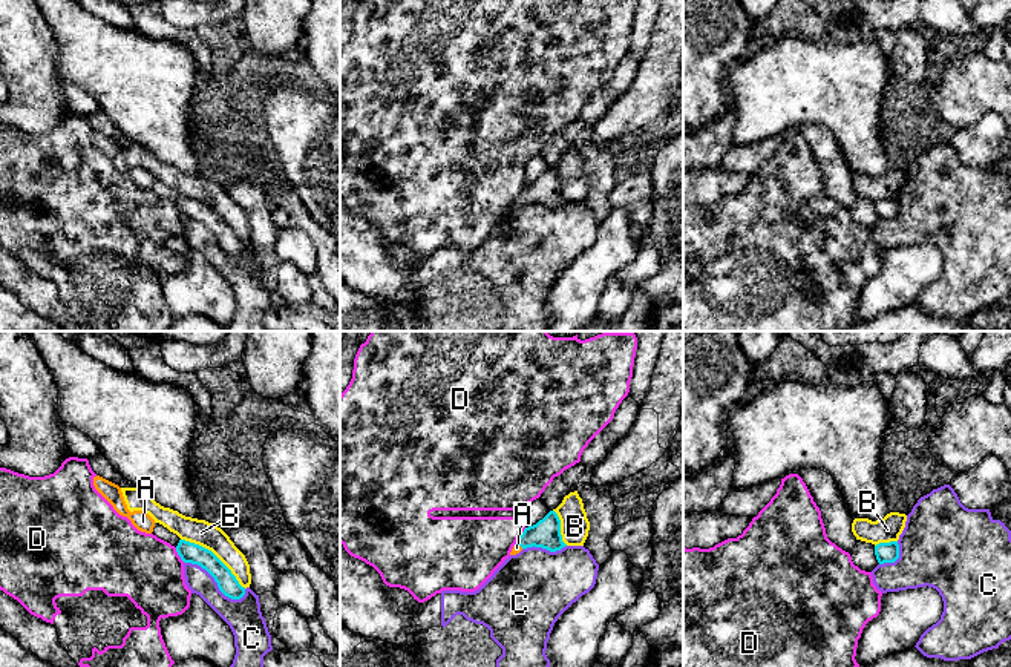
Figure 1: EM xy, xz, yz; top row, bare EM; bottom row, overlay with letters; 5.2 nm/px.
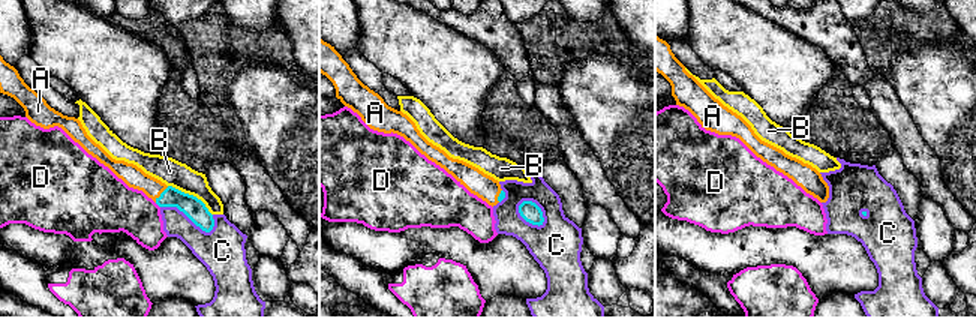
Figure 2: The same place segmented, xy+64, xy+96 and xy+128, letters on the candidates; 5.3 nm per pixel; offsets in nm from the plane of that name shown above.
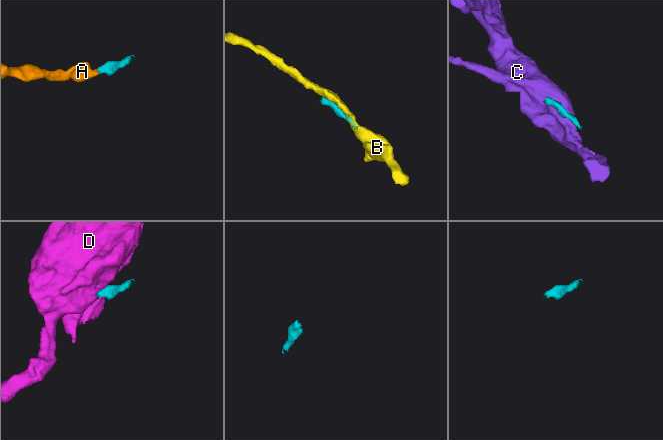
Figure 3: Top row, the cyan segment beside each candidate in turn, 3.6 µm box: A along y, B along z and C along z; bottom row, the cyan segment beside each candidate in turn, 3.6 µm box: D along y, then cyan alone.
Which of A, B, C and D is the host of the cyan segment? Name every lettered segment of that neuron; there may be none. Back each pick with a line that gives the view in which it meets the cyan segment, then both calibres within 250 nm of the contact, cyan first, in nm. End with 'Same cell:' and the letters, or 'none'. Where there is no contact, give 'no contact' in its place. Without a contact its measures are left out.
A: meets cyan in xz; 150 nm thick on the cyan side, 50 nm on the other
Same cell: A

